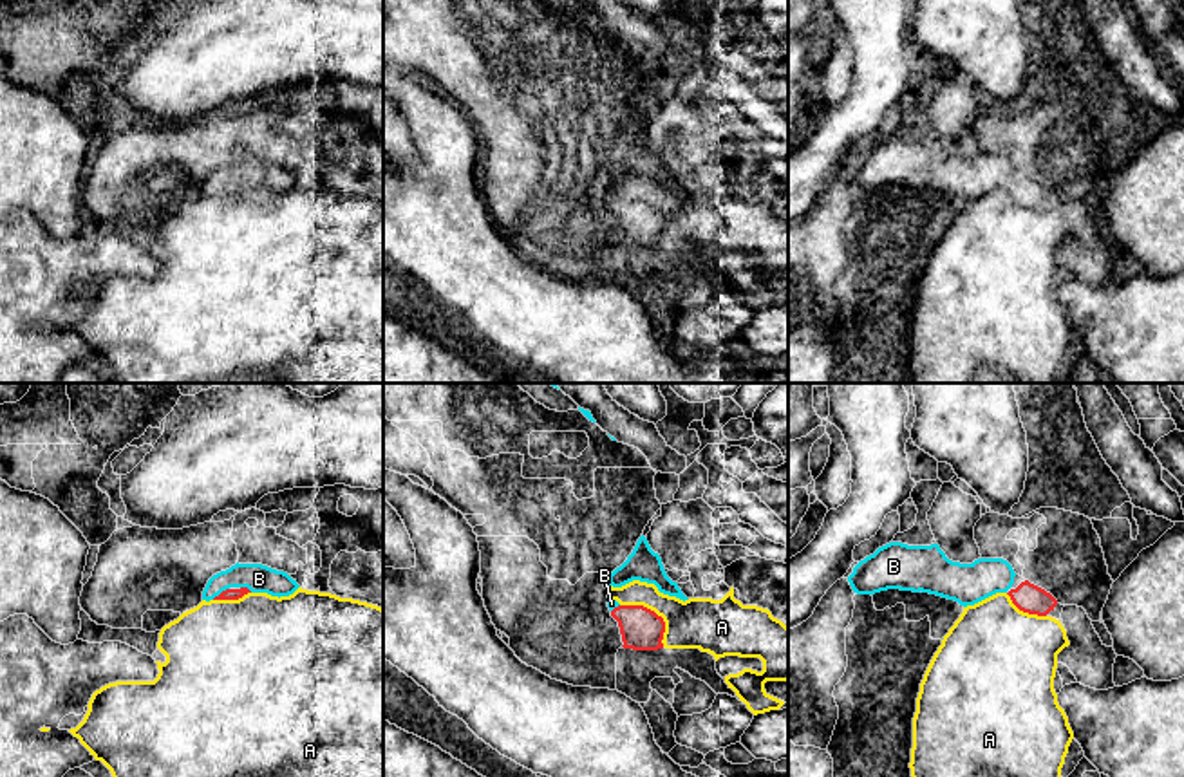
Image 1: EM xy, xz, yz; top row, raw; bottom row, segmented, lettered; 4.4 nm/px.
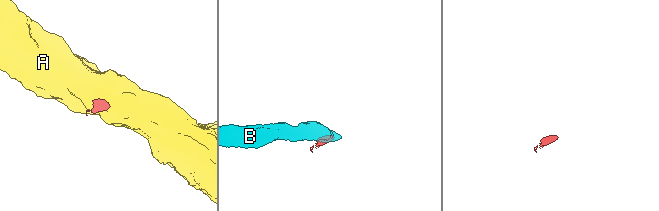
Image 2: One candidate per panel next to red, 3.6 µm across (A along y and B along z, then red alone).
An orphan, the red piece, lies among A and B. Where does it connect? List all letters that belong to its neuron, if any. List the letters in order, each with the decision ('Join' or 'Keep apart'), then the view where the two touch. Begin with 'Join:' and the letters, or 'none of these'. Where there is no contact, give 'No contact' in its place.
Join: B
A: Keep apart. Touches red in xz
B: Join. Touches red in xy

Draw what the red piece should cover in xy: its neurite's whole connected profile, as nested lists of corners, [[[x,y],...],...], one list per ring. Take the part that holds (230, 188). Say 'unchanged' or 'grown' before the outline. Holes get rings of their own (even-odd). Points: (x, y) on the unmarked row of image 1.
grown; [[[237,157],[208,175],[202,195],[239,195],[248,188],[268,188],[280,193],[293,190],[298,183],[296,175],[284,166]]]

